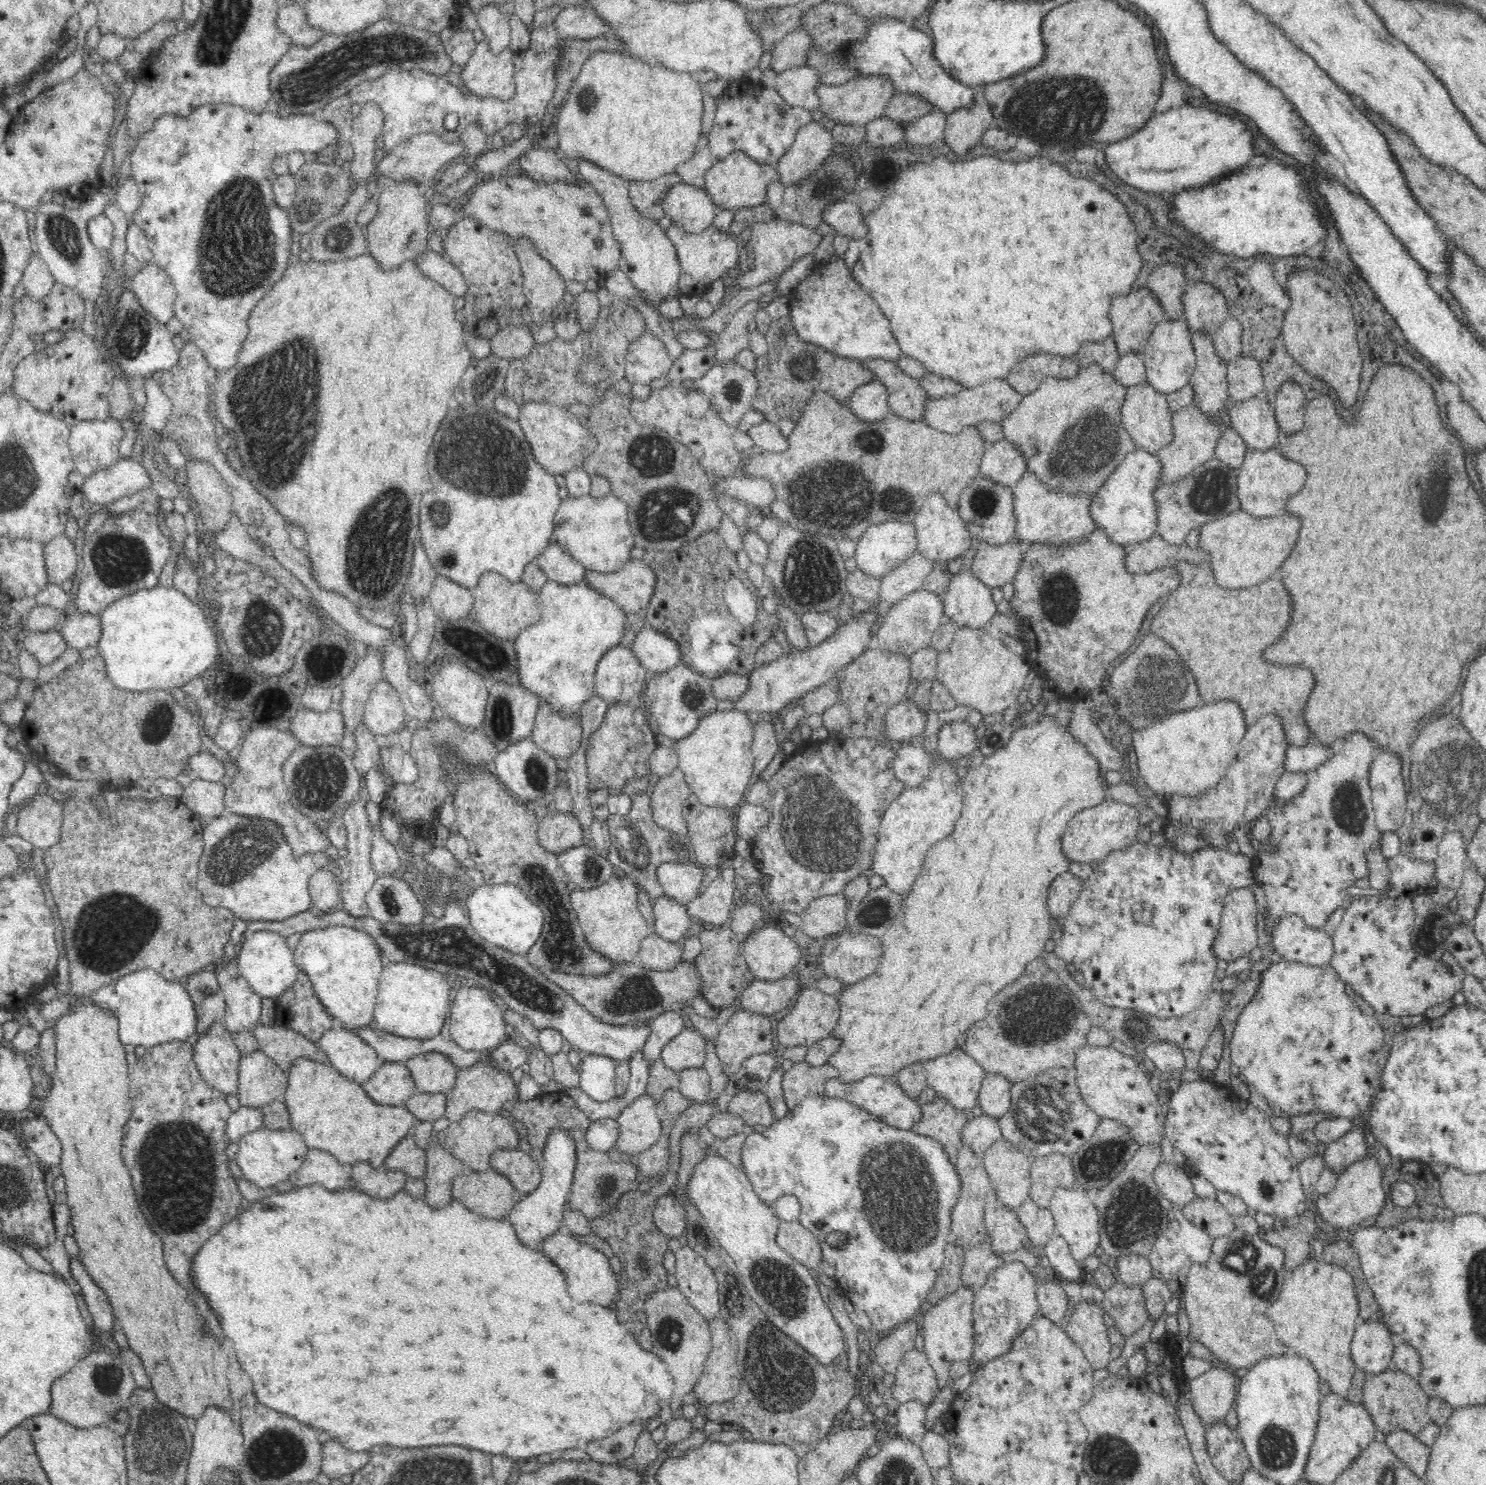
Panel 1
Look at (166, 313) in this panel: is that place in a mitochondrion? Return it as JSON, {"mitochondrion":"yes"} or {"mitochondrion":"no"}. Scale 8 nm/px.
{"mitochondrion":"no"}

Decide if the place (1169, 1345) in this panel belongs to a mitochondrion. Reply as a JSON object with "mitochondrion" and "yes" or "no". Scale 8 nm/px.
{"mitochondrion":"no"}

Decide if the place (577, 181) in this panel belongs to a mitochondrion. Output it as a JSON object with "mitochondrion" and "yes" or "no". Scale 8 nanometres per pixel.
{"mitochondrion":"no"}

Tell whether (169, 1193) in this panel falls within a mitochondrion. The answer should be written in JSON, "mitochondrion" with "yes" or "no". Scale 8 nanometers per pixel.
{"mitochondrion":"yes"}

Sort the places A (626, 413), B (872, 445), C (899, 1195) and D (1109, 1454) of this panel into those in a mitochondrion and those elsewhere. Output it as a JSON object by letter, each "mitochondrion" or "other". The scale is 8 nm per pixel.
{"A":"other","B":"mitochondrion","C":"mitochondrion","D":"mitochondrion"}

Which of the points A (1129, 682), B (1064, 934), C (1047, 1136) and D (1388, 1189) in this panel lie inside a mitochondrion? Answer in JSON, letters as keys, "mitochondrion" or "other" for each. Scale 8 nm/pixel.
{"A":"mitochondrion","B":"other","C":"mitochondrion","D":"other"}

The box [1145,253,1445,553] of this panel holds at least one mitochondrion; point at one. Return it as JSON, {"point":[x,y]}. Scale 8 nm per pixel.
{"point":[1208,494]}

